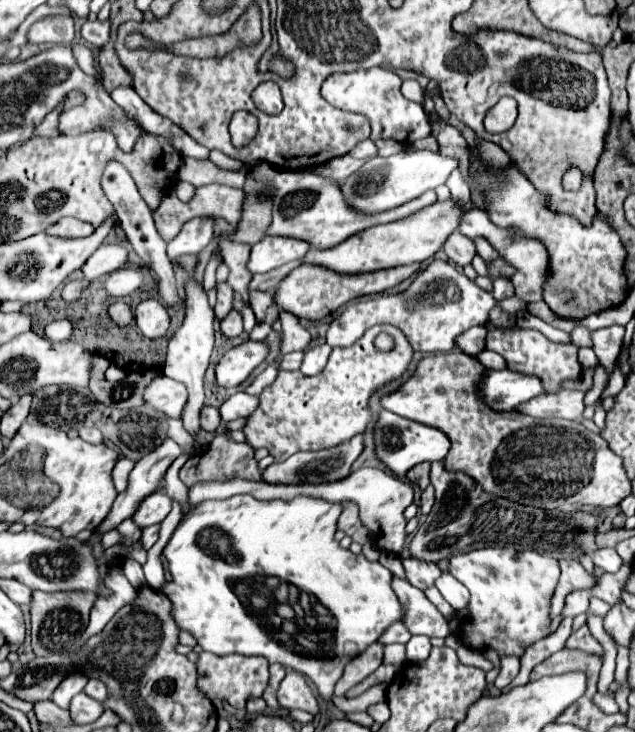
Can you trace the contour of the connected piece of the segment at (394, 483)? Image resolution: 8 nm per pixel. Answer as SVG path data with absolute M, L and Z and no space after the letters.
M360 468L352 474L348 474L342 480L336 482L326 482L326 484L268 484L264 480L258 482L250 482L250 480L226 480L226 482L200 482L198 486L192 486L188 496L190 496L190 504L200 504L204 500L224 500L230 498L234 494L250 494L258 500L292 500L296 496L310 496L310 498L322 498L328 502L356 502L360 508L360 520L364 522L364 526L370 530L370 538L372 542L384 550L384 552L392 552L392 554L400 554L404 550L404 542L406 542L406 524L408 520L404 518L404 510L414 502L414 490L408 482L394 478L392 474L378 470L378 468Z

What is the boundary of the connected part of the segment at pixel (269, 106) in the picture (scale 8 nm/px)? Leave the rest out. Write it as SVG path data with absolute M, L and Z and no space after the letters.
M264 82L260 84L254 94L252 94L254 104L258 106L258 110L266 112L266 114L280 114L284 104L282 104L282 94L280 88L274 82Z

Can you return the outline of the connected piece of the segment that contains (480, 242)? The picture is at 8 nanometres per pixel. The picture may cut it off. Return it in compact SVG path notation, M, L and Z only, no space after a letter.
M483 237L474 239L477 253L484 259L486 263L496 259L499 255L497 251L490 245L490 243Z

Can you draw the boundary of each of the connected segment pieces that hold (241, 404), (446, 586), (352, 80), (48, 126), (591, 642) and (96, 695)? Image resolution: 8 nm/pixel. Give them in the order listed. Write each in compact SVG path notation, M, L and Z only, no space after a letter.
M236 392L234 396L230 396L222 406L220 406L220 416L222 422L230 422L242 416L250 416L256 408L260 406L260 398L246 394L246 392Z
M448 572L442 574L442 578L438 578L436 582L436 588L440 590L440 594L444 596L444 600L454 608L454 610L462 610L468 606L468 600L470 600L470 594L468 590Z
M370 68L356 72L334 72L322 84L322 96L340 110L364 114L372 124L372 140L392 138L396 142L408 144L418 138L426 138L432 134L430 120L422 108L422 104L406 100L400 92L402 80L386 68Z
M57 106L51 113L46 115L43 122L35 129L34 136L45 136L48 134L49 138L59 135L59 117L62 113L62 108Z
M580 626L576 632L572 632L572 636L568 638L566 642L566 648L570 650L582 650L586 654L596 654L596 656L604 656L604 650L602 650L602 644L590 634L588 626Z
M92 678L92 680L86 684L84 692L86 692L90 698L98 700L98 702L104 702L104 700L106 700L106 686L104 686L98 678Z

